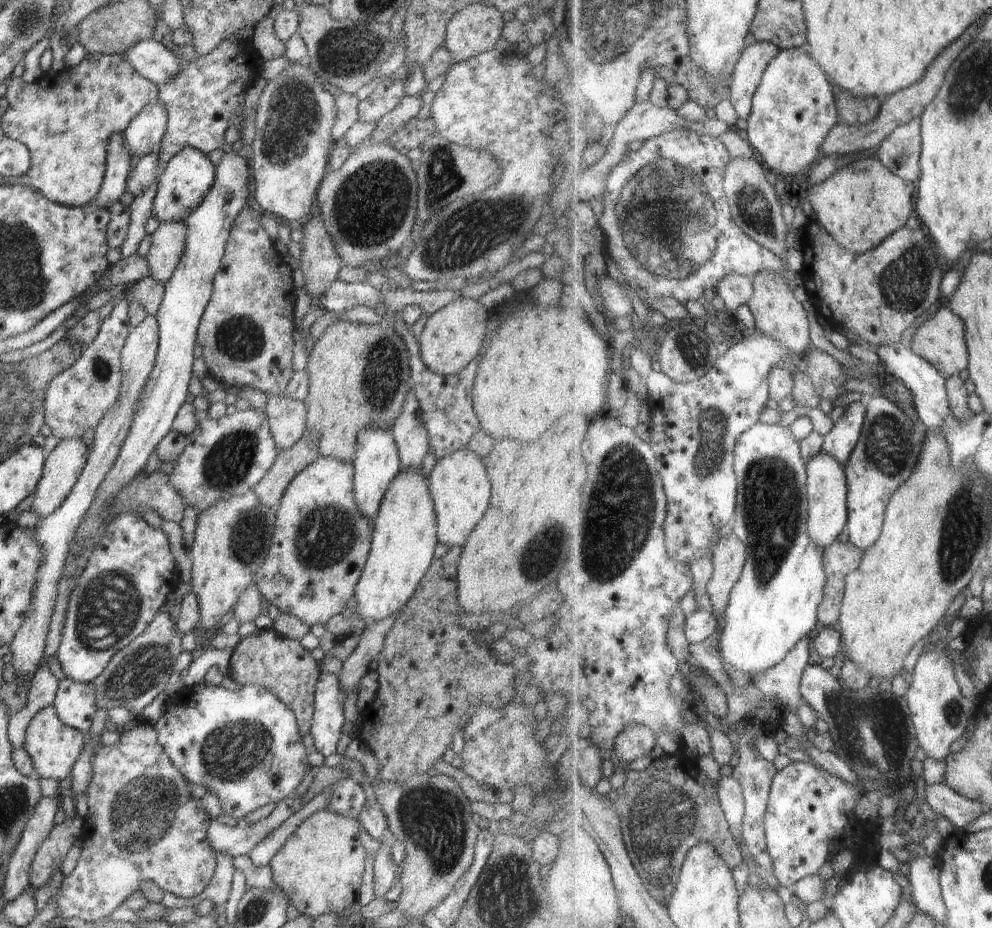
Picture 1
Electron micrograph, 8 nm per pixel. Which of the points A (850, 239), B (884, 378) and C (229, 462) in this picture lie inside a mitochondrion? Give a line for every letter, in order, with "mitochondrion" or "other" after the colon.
A: other
B: other
C: mitochondrion

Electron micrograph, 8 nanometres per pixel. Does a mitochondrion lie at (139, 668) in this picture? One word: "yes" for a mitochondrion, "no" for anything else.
yes

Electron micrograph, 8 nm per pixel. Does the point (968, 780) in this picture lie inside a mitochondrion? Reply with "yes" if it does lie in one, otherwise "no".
no

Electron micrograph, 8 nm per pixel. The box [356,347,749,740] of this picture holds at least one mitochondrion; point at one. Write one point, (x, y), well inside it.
(623, 501)

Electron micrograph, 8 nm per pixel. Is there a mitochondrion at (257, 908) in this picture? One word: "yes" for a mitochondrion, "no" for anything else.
yes

